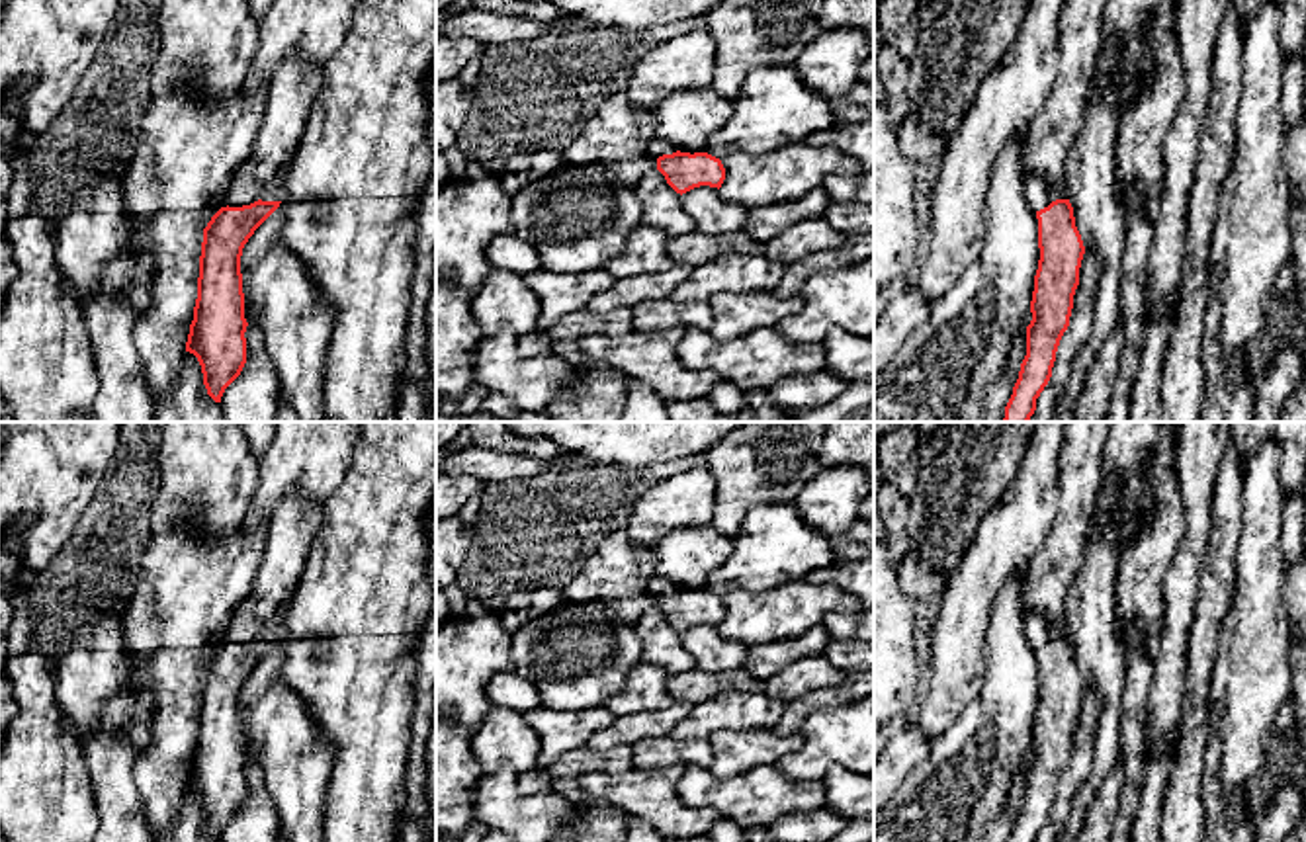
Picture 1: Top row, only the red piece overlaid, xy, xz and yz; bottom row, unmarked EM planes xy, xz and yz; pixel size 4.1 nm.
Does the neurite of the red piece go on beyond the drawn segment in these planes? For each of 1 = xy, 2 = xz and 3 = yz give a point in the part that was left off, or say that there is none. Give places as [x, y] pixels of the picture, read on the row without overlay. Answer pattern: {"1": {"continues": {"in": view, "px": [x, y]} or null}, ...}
{"1": {"continues": {"in": "xy", "px": [294, 524]}}, "2": {"continues": {"in": "xz", "px": [657, 585]}}, "3": {"continues": {"in": "yz", "px": [1039, 631]}}}

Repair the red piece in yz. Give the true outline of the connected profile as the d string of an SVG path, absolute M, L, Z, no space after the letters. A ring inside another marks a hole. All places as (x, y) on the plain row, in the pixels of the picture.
M1040 610L1026 611L1026 639L1038 656L1040 697L1026 764L1026 793L1007 842L1036 842L1052 815L1056 789L1069 764L1079 705L1085 692L1075 664L1066 615L1050 623Z

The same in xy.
M295 490L272 512L252 590L237 604L217 651L203 666L197 737L186 789L201 803L207 832L221 840L246 801L240 694L254 668L282 639L264 639L266 623L291 600L325 508Z

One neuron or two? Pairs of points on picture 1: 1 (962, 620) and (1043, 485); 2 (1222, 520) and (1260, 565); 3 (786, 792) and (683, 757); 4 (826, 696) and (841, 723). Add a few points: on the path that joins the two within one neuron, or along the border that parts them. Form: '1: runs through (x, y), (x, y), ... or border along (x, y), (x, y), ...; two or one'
1: runs through (974, 587), (1023, 518); one
2: border along (1244, 495), (1244, 524), (1236, 547), (1234, 585); two
3: border along (683, 766), (706, 768); two
4: border along (853, 700), (816, 710), (798, 731); two

